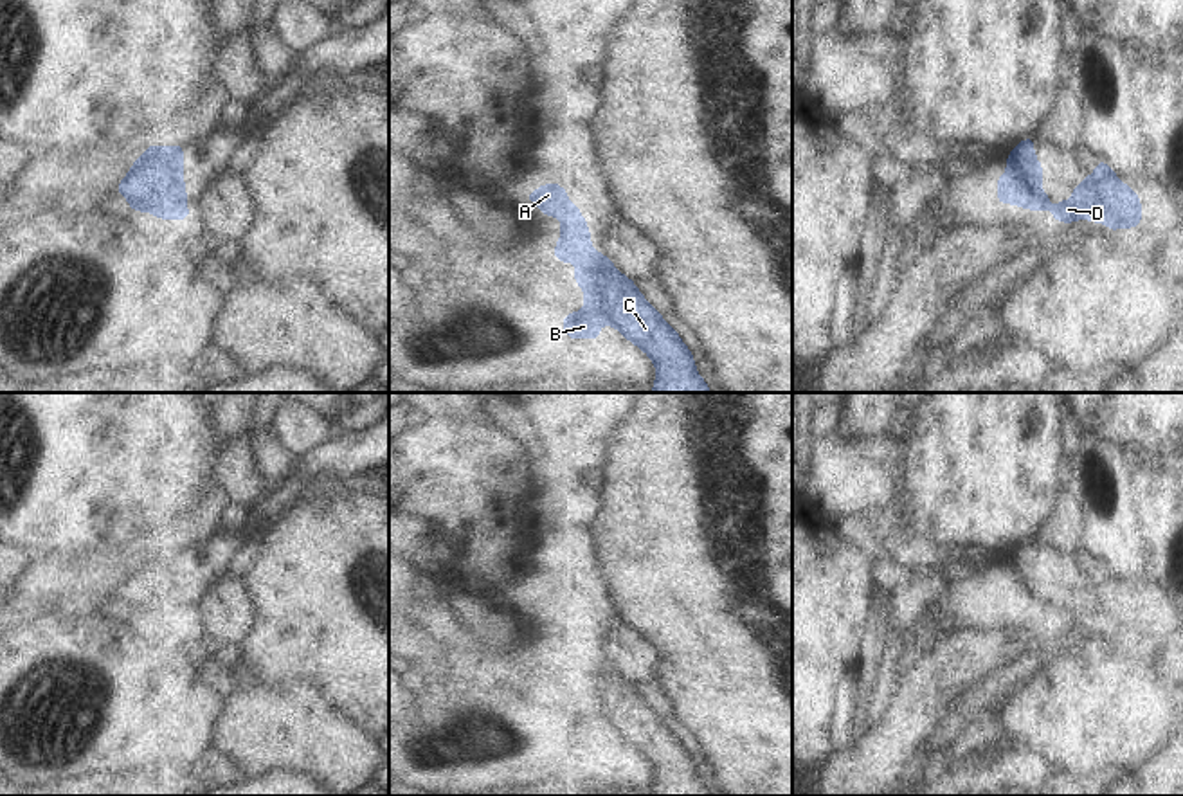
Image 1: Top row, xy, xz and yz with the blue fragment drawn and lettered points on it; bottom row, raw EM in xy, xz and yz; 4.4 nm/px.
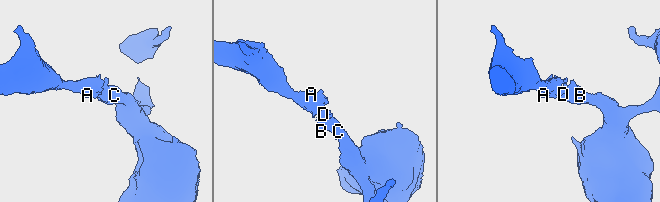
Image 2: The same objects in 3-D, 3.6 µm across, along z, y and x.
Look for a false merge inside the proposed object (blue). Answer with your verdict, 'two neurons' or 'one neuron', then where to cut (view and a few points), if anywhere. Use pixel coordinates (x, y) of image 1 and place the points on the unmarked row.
one neuron; no cut

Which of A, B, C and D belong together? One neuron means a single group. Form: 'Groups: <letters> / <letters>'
Groups: A B C D

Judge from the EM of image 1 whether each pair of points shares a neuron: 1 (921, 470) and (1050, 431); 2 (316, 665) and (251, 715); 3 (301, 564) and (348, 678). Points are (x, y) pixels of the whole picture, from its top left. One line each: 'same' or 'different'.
1: same
2: different
3: same

